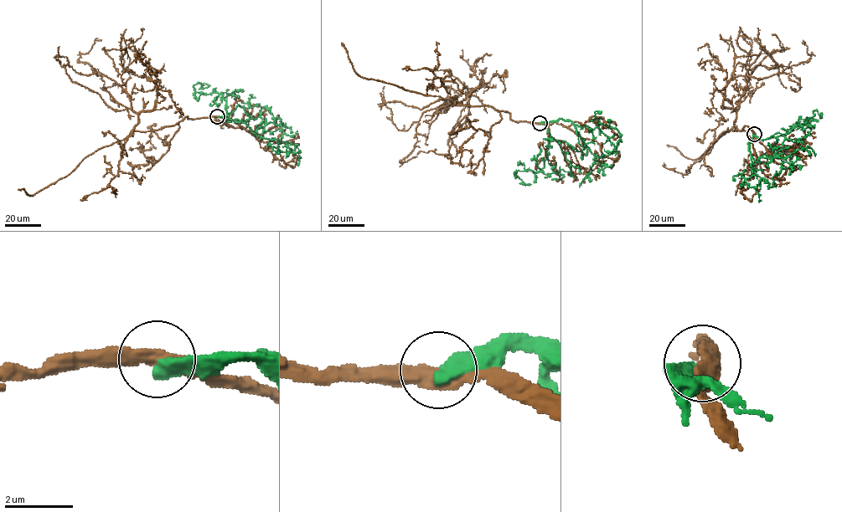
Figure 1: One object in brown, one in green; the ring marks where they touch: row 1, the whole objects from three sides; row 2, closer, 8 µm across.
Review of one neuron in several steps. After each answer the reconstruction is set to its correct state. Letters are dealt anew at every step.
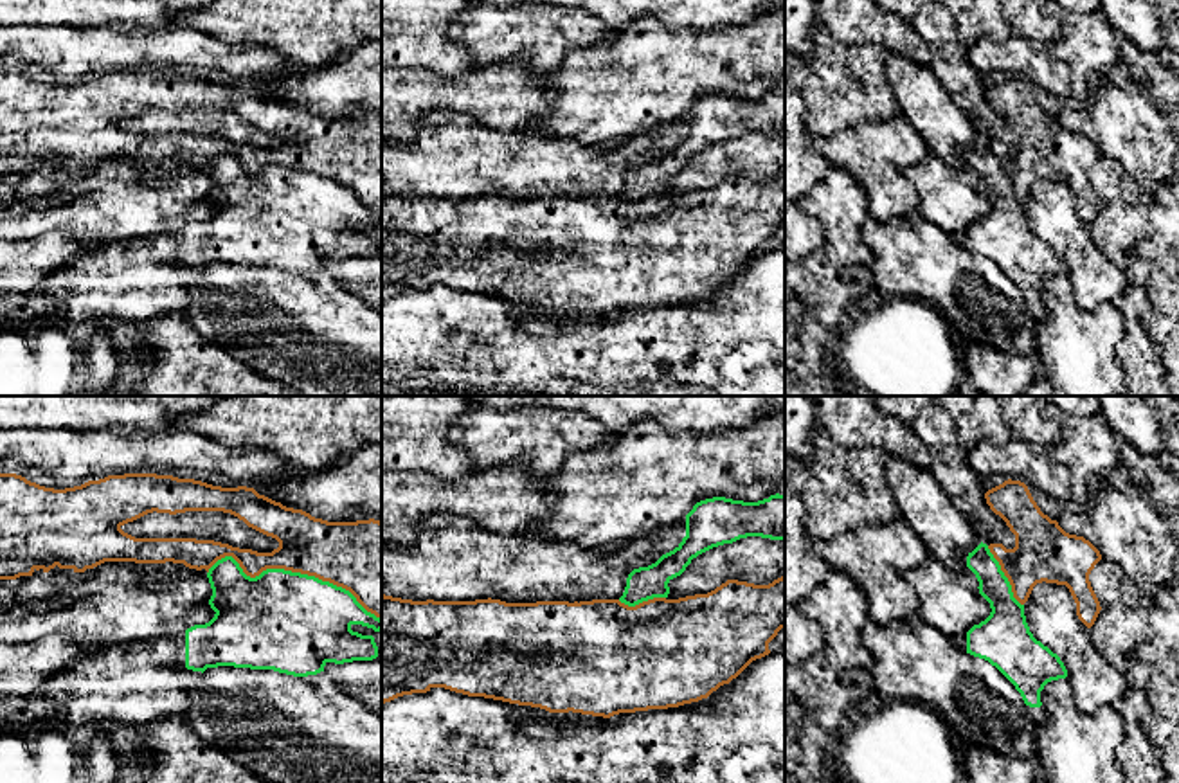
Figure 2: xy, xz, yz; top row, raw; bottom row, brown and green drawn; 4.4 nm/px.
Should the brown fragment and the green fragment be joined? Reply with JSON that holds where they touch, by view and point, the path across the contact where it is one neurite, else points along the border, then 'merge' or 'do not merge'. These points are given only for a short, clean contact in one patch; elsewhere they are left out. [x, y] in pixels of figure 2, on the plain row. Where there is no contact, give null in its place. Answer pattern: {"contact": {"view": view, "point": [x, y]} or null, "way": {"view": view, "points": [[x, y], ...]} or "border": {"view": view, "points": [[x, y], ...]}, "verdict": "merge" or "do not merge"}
{"contact": {"view": "xy", "point": [294, 168]}, "verdict": "do not merge"}

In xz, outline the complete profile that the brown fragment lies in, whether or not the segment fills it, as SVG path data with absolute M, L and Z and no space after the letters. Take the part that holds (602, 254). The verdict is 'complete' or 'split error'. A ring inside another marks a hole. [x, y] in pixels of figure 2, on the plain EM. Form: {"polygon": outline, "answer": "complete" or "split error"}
{"polygon": "M785 171L769 182L727 176L707 191L653 194L635 203L619 196L506 200L412 198L382 191L382 301L403 292L445 284L549 310L610 315L619 310L668 306L707 295L752 257L770 250L769 239L785 225Z", "answer": "complete"}

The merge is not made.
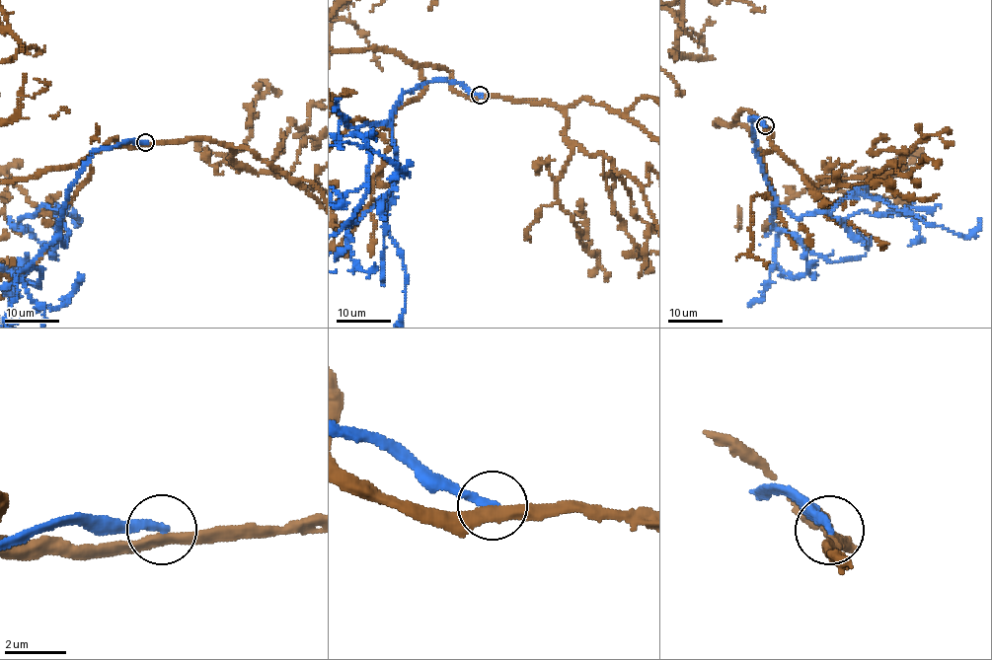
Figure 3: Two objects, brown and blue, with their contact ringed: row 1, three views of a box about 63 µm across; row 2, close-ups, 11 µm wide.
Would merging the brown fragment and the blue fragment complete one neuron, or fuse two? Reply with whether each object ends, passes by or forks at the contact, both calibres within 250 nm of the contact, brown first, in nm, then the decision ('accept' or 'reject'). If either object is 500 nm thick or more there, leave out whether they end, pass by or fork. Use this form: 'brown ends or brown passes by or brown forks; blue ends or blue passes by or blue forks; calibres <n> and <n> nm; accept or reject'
brown passes by; blue ends; calibres 320 and 280 nm; reject

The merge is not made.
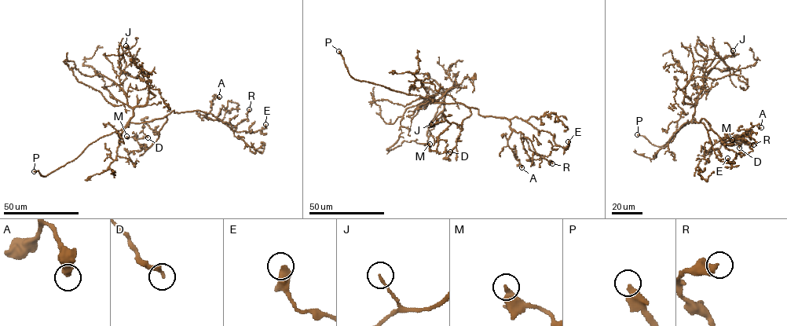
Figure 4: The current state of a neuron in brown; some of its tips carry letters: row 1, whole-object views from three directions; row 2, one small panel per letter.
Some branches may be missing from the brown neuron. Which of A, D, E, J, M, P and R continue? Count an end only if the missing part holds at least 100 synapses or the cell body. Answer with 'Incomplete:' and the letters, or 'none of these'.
Incomplete: P

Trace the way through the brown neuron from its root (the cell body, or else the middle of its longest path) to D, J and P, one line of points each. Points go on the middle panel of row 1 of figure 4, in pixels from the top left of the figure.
D: (442, 103), (463, 104), (471, 112), (463, 121), (456, 146), (446, 159), (446, 150), (450, 152)
J: (442, 103), (433, 100), (437, 100), (454, 86), (442, 89), (444, 97), (431, 124)
P: (442, 103), (433, 103), (427, 97), (354, 78), (338, 51)

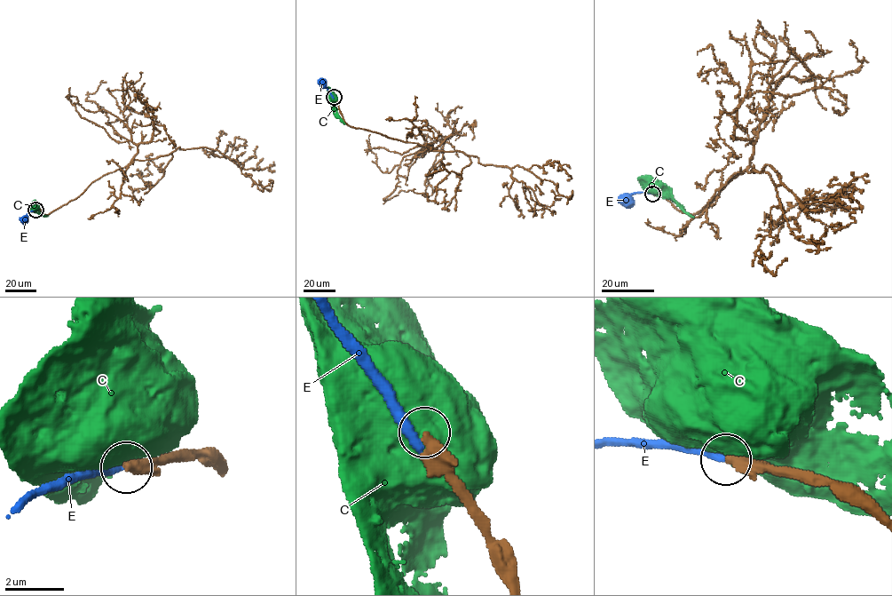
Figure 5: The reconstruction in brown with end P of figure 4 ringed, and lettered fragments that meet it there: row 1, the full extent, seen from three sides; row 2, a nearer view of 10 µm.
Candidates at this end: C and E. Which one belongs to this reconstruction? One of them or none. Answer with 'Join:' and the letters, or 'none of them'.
Join: none of them

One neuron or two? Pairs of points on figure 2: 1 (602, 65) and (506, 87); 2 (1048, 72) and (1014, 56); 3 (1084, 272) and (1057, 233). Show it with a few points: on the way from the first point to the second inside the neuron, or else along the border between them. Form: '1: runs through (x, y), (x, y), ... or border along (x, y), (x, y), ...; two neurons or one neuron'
1: border along (549, 74), (555, 99), (535, 117); two neurons
2: runs through (1039, 67), (1023, 58); one neuron
3: runs through (1084, 263), (1066, 242); one neuron

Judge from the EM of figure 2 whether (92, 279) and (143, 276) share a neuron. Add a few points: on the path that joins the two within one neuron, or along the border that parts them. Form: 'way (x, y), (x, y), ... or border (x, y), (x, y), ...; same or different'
way (105, 279), (130, 279); same

